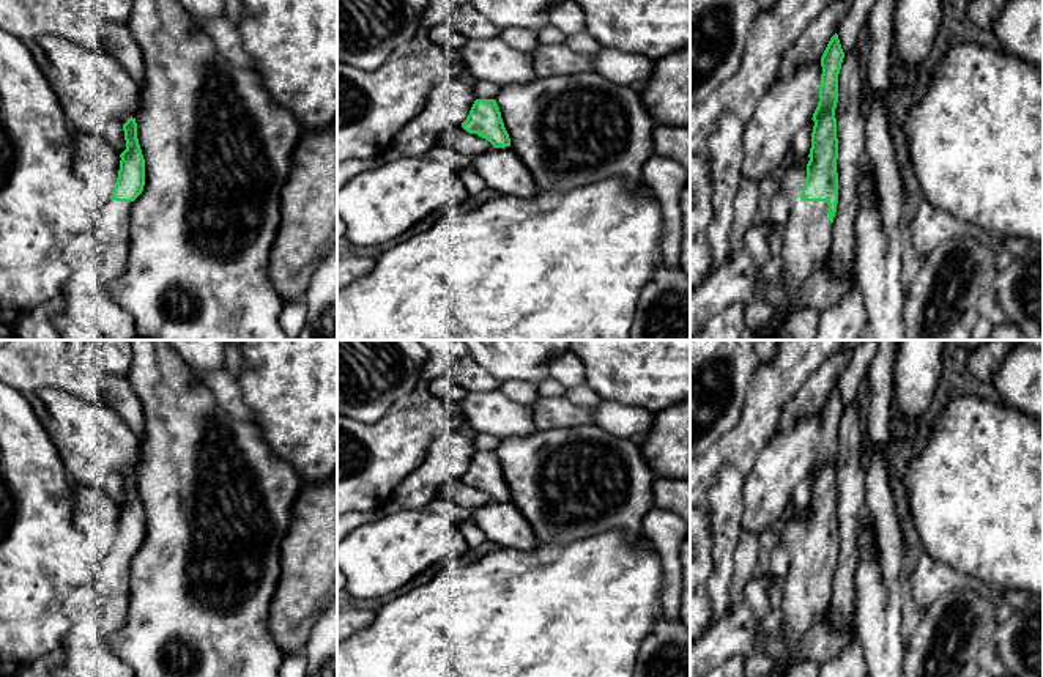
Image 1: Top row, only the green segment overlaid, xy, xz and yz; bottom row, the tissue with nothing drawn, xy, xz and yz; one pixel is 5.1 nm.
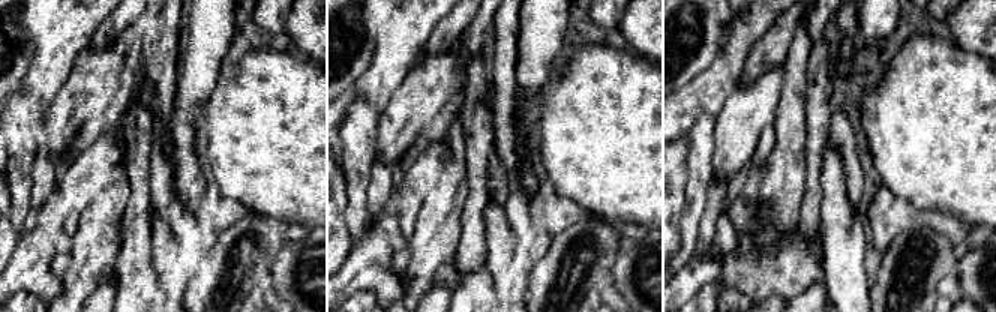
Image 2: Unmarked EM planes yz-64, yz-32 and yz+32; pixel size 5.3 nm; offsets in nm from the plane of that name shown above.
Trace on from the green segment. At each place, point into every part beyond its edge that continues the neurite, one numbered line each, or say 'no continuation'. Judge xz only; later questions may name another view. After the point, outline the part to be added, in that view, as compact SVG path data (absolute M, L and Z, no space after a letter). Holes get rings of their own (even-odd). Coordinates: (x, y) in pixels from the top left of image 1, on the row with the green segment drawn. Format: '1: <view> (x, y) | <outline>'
no continuation

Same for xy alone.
1: xy (114, 227) | M109 202L96 224L96 265L104 279L117 276L129 252L131 211L117 211L118 205Z

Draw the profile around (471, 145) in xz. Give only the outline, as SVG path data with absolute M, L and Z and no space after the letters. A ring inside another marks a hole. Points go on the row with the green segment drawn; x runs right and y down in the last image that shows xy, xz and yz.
M451 126L441 134L438 145L455 150L457 153L474 159L481 153L490 151L493 145L477 134L466 132L462 126Z

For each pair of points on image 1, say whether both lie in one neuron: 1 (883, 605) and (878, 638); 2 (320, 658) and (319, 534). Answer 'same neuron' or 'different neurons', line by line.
1: same neuron
2: different neurons

